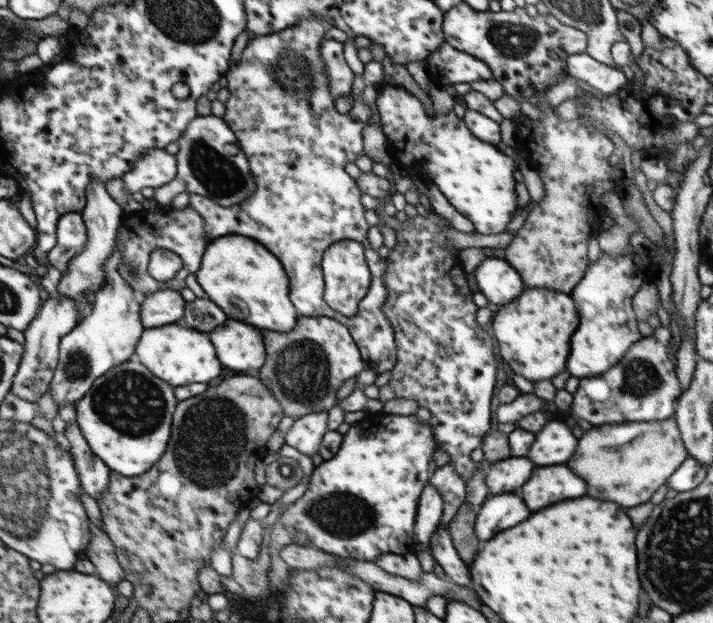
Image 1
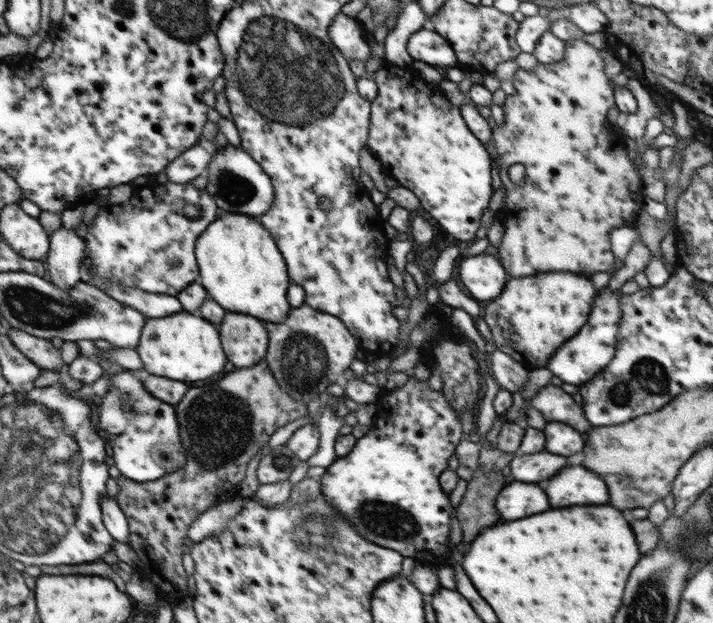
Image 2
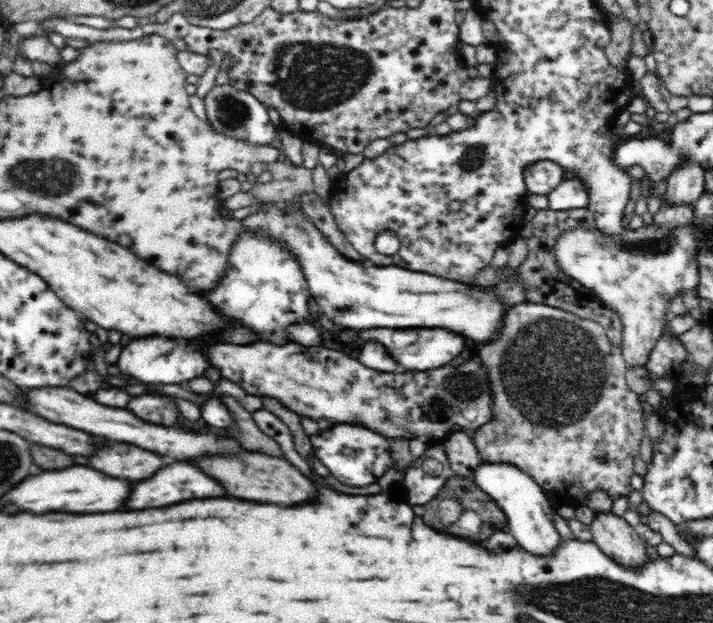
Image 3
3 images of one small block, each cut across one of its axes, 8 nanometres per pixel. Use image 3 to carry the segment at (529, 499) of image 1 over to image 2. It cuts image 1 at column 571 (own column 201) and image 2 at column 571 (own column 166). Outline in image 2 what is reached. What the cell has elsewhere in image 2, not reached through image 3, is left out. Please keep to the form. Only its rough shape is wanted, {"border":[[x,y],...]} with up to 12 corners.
{"border":[[582,466],[548,480],[552,508],[608,504],[608,486]]}

